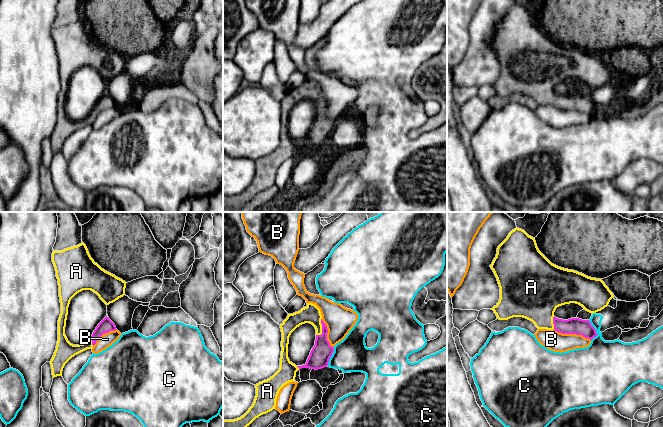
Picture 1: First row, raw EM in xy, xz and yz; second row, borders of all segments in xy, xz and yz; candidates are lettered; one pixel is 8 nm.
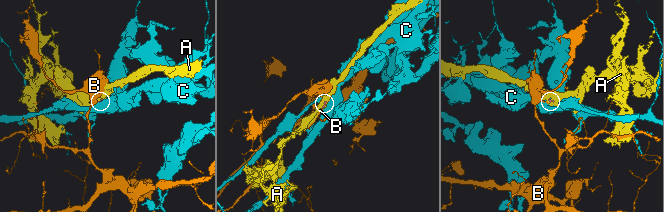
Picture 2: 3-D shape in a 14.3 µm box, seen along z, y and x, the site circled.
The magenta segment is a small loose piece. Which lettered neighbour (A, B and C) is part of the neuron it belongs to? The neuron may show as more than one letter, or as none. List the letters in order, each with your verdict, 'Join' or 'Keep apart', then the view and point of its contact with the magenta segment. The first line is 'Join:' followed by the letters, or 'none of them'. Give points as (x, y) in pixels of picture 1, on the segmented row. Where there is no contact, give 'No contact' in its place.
Join: A
A: Join. Touches magenta at xz (322, 328)
B: Keep apart. Touches magenta at yz (572, 333)
C: Keep apart. Touches magenta at yz (595, 330)

